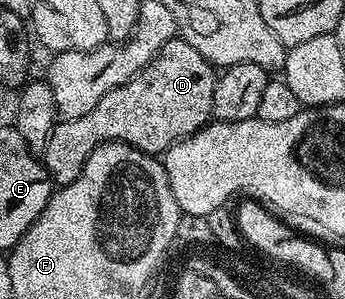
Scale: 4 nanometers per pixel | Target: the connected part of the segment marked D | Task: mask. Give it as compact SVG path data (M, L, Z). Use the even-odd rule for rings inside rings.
M183 39L167 41L154 59L126 83L106 91L94 108L78 119L57 120L42 150L42 160L57 186L78 179L80 168L100 145L121 141L144 153L163 155L176 141L197 133L213 120L217 70Z

